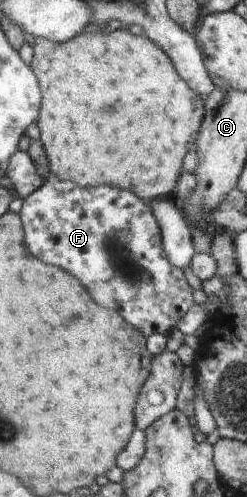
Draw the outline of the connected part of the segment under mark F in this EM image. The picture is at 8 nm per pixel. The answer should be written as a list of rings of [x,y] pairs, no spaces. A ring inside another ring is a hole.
[[[50,173],[40,188],[24,197],[19,214],[30,254],[42,262],[60,266],[62,270],[70,270],[70,274],[82,280],[100,306],[117,310],[142,334],[166,335],[194,308],[192,288],[188,286],[182,270],[167,258],[164,236],[152,204],[138,198],[132,191],[102,185],[79,187],[75,182],[59,179]]]

